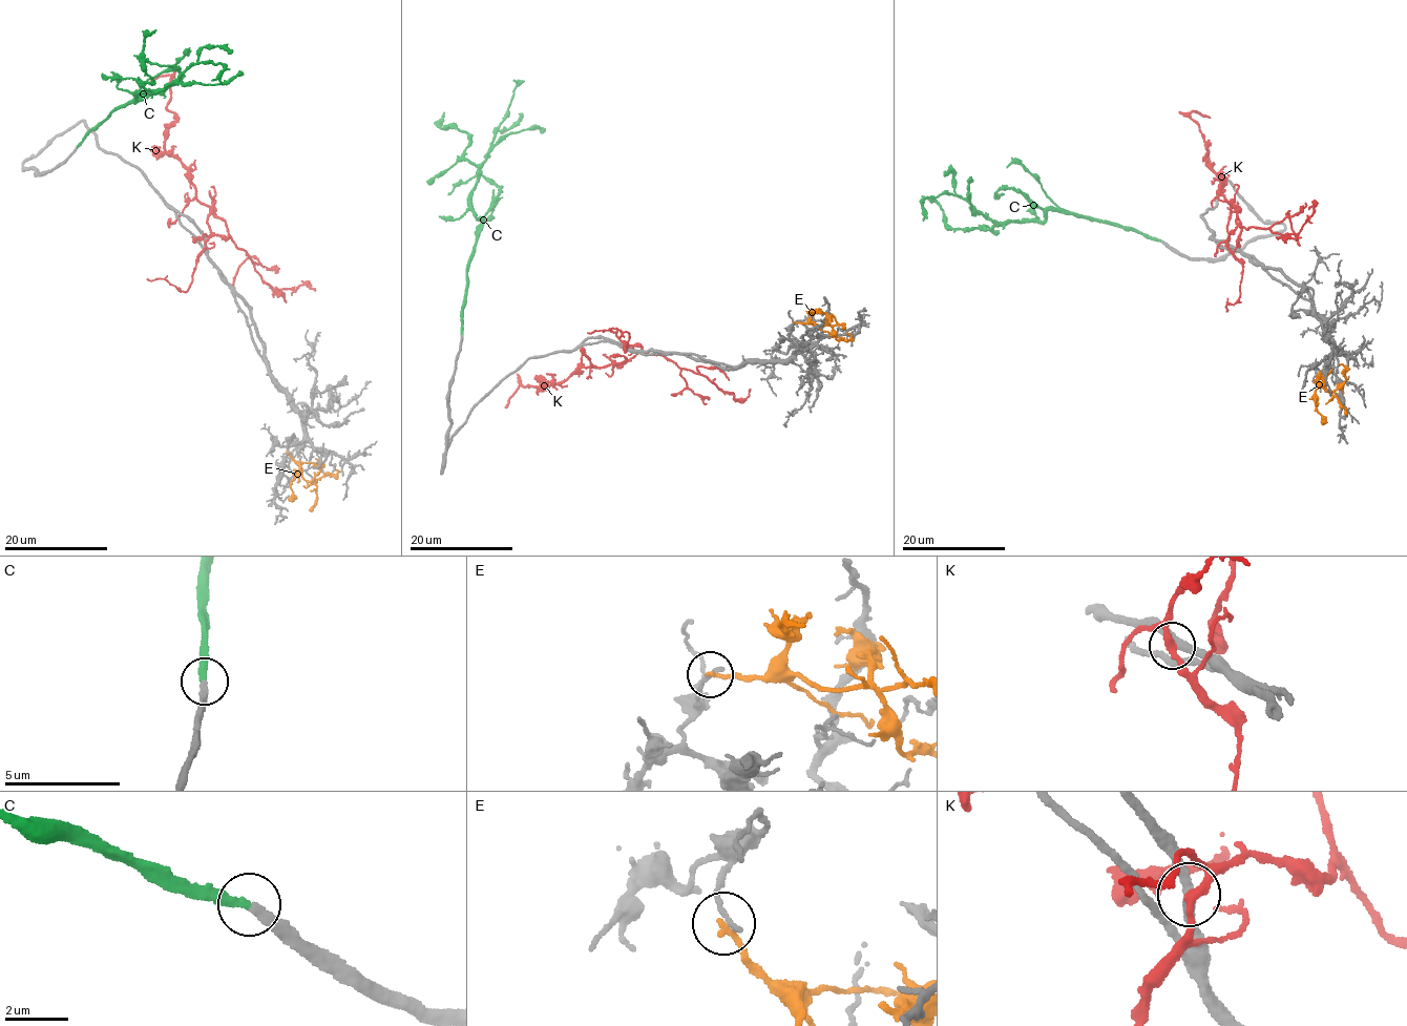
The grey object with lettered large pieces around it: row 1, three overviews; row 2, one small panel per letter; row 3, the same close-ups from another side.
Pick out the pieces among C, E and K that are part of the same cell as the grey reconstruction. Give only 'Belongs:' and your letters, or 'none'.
Belongs: C

